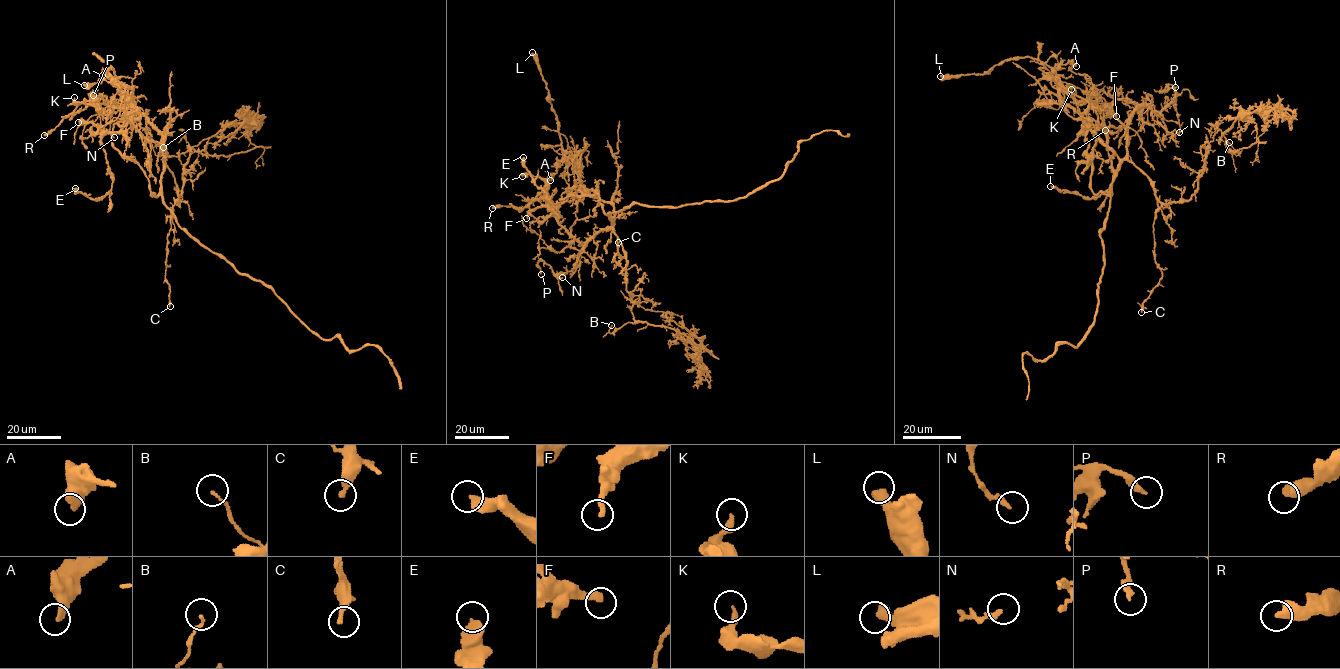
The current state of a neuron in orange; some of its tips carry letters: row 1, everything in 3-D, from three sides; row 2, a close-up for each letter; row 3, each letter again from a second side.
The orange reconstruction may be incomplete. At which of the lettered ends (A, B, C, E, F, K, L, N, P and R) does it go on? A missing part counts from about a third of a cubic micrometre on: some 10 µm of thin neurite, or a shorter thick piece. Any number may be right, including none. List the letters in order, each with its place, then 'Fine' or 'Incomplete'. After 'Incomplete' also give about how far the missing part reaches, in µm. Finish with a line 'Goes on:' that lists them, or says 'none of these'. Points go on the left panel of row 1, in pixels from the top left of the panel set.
A: Place: (102, 75). Fine
B: Place: (163, 147). Fine
C: Place: (170, 306). Fine
E: Place: (75, 188). Fine
F: Place: (78, 122). Fine
K: Place: (74, 97). Fine
L: Place: (84, 85). Fine
N: Place: (114, 137). Fine
P: Place: (93, 95). Fine
R: Place: (44, 135). Fine
Goes on: none of these

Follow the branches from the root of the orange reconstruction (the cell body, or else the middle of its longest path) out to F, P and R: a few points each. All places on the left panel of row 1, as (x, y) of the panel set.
F: (163, 169), (166, 149), (146, 140), (132, 125), (123, 133), (108, 133), (91, 122), (78, 122)
P: (163, 169), (162, 133), (143, 114), (129, 118), (115, 101), (105, 96), (91, 99), (93, 95)
R: (163, 169), (166, 149), (148, 140), (120, 108), (91, 102), (83, 110), (71, 112), (44, 135)

